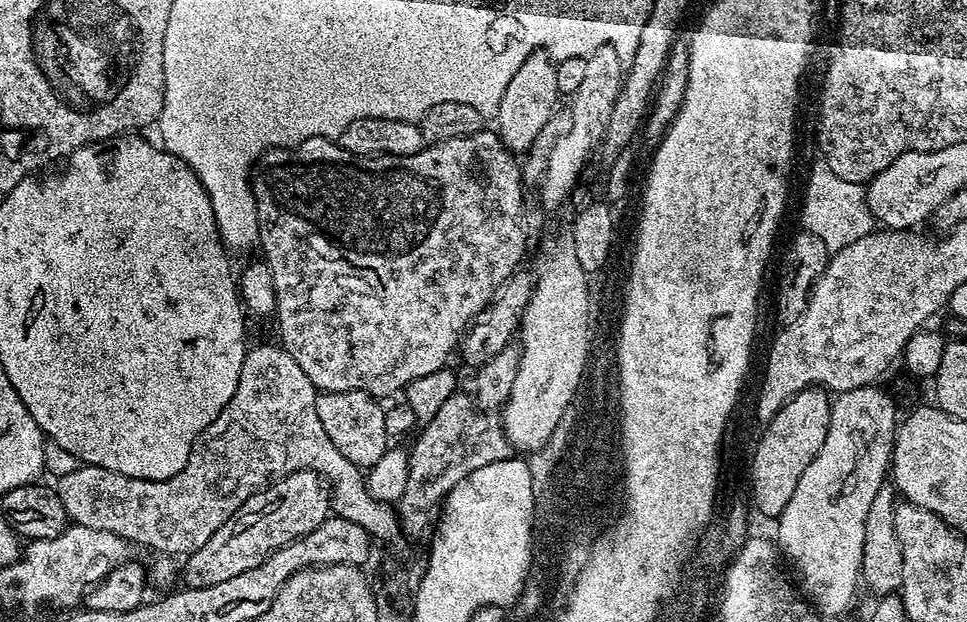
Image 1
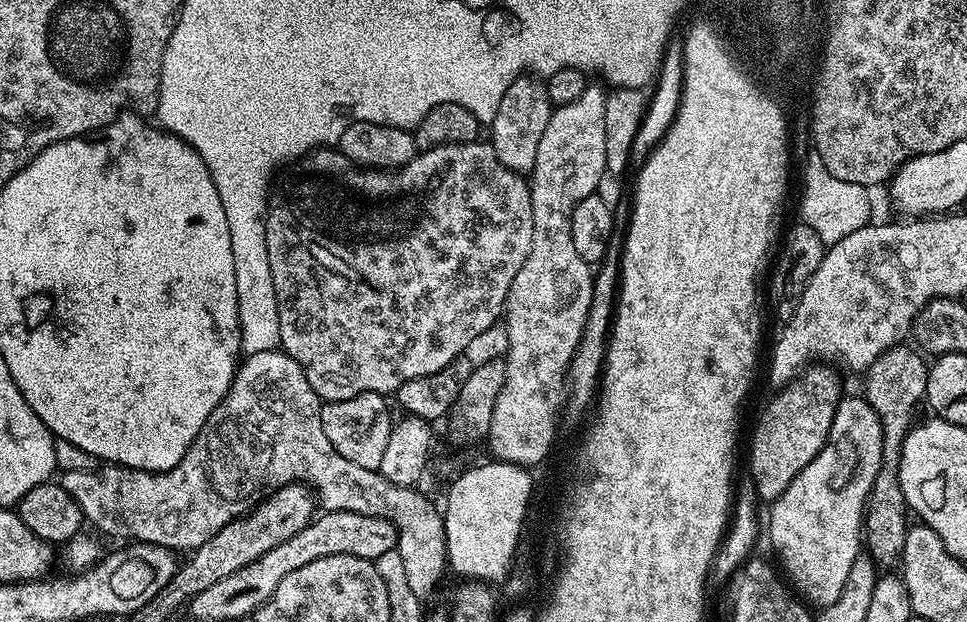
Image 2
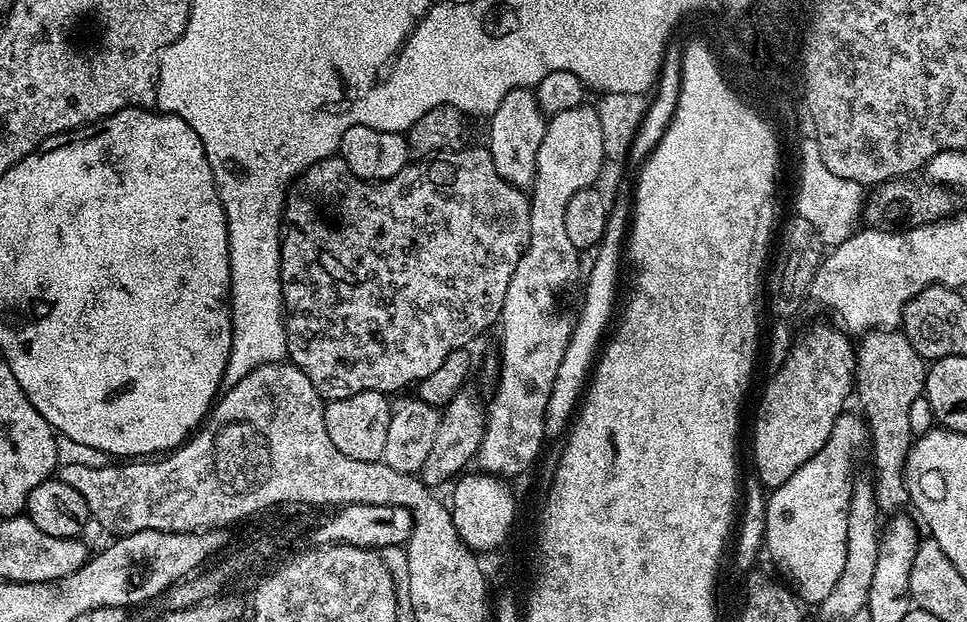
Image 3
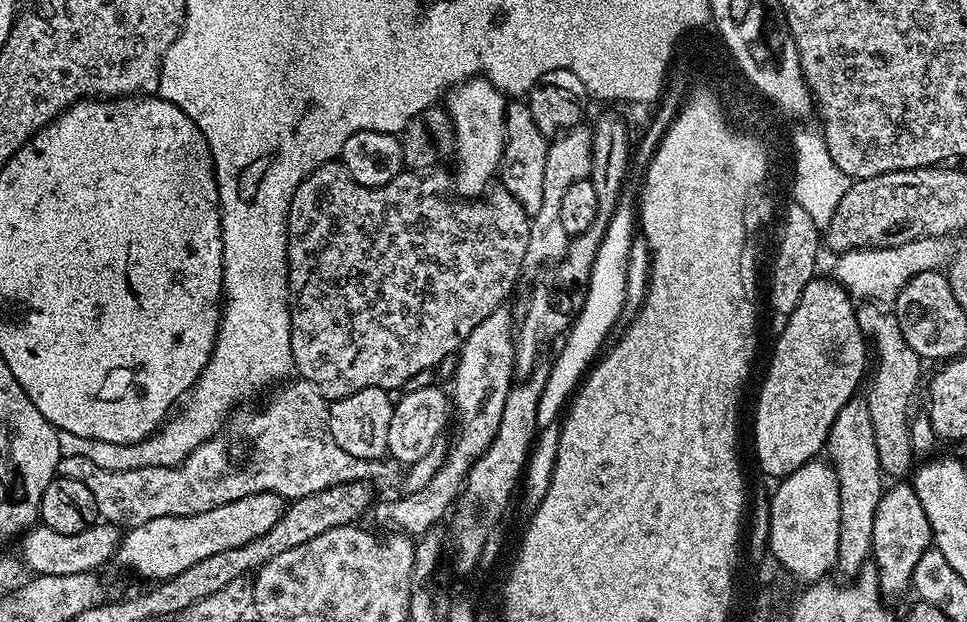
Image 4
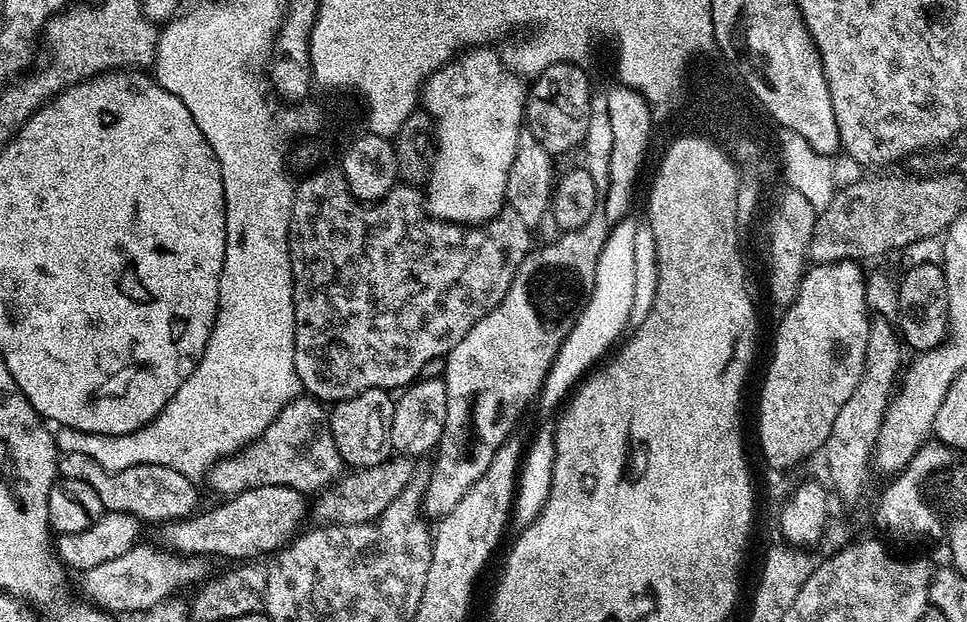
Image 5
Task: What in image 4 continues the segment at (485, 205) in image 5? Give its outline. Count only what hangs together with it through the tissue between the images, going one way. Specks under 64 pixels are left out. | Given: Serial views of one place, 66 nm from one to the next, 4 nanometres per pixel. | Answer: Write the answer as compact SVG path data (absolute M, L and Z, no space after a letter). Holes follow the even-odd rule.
M483 75L474 76L455 84L446 93L446 111L456 135L456 192L460 198L479 198L489 191L494 177L500 171L500 159L504 153L505 93L485 80Z

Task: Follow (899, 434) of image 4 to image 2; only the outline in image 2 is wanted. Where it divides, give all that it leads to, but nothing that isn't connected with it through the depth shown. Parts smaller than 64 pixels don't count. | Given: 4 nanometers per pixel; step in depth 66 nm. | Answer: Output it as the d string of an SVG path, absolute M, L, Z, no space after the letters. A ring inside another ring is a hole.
M904 347L888 348L868 367L863 377L862 395L878 414L882 426L882 464L878 478L874 478L874 486L870 486L868 501L864 504L862 544L880 570L895 569L892 567L901 563L904 554L904 533L910 527L910 509L902 494L902 482L898 478L900 455L902 442L914 423L912 415L924 400L928 377L929 361L915 347Z

